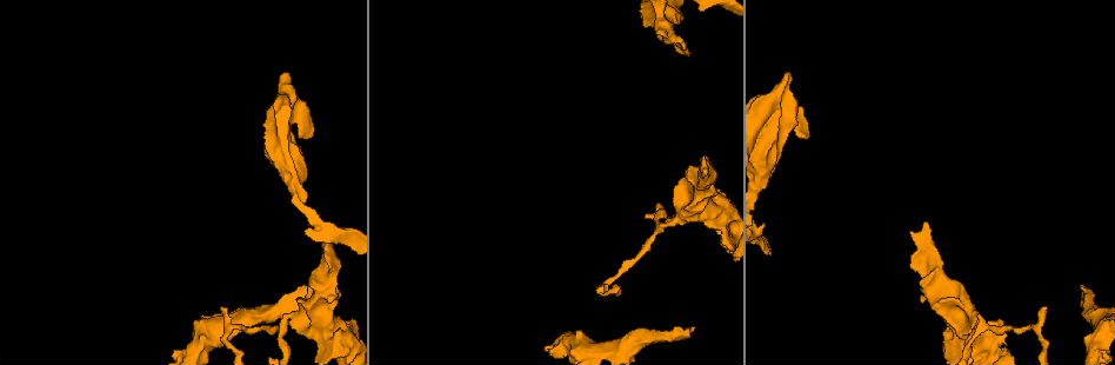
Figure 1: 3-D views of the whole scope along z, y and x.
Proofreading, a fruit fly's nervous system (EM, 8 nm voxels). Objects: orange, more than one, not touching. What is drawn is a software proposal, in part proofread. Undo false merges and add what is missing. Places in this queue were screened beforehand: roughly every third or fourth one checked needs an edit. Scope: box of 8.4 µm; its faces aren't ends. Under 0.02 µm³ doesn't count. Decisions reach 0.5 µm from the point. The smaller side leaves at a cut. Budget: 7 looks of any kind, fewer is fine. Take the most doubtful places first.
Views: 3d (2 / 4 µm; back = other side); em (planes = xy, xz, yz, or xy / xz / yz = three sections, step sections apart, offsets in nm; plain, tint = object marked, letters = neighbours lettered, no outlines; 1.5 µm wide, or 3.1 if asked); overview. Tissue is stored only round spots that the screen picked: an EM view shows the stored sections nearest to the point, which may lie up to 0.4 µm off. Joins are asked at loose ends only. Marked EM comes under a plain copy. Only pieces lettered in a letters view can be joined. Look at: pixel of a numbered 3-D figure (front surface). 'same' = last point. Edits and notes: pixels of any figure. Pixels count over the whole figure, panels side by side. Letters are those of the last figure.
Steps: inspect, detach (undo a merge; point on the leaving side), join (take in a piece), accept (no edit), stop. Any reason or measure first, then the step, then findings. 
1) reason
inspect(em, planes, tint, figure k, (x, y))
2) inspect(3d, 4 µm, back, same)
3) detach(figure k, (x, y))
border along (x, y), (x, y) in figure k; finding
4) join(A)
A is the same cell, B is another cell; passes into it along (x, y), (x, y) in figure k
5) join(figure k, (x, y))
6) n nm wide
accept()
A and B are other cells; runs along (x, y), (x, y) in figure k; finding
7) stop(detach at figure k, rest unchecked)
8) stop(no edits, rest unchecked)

an open end
inspect(em, planes, letters, figure 1, (693, 327))

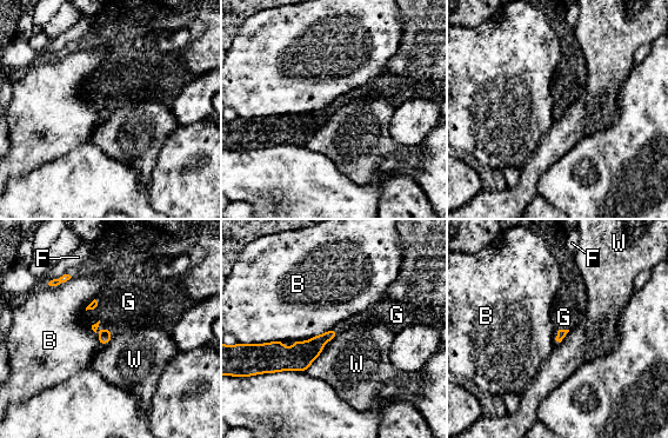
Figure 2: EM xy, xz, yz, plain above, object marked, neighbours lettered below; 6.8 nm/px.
join(G)
G is the same cell, B, F and W are other cells; the neuron continues

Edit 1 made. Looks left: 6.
thick end
inspect(em, xz, step 8, letters, figure 1, (683, 19))

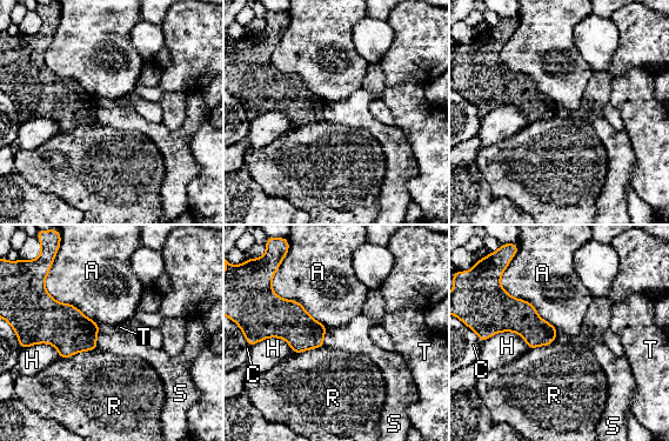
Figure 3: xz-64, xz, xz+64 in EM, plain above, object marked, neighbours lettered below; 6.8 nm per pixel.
accept()
A, C, H, R, S and T are other cells; no lettered piece goes on from it

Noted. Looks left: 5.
thin end
inspect(3d, 2 µm, figure 1, (596, 289))

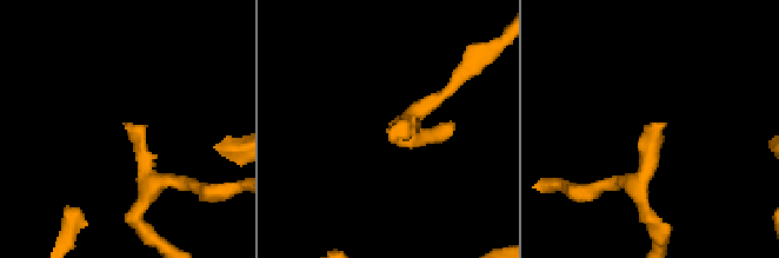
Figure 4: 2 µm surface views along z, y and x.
shape alone is not enough
inspect(em, planes, letters, figure 4, (649, 128))

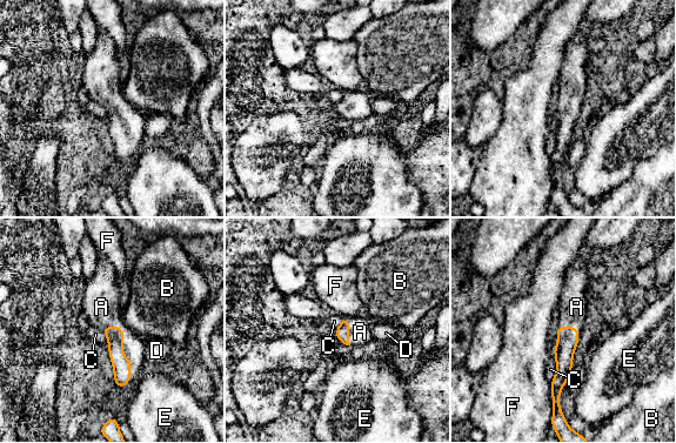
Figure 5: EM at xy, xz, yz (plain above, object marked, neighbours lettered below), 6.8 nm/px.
join(A)
A is the same cell, B, C, D, E and F are other cells; it goes on there

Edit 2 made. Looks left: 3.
stop(join at figure 2, join at figure 5, rest unchecked)

